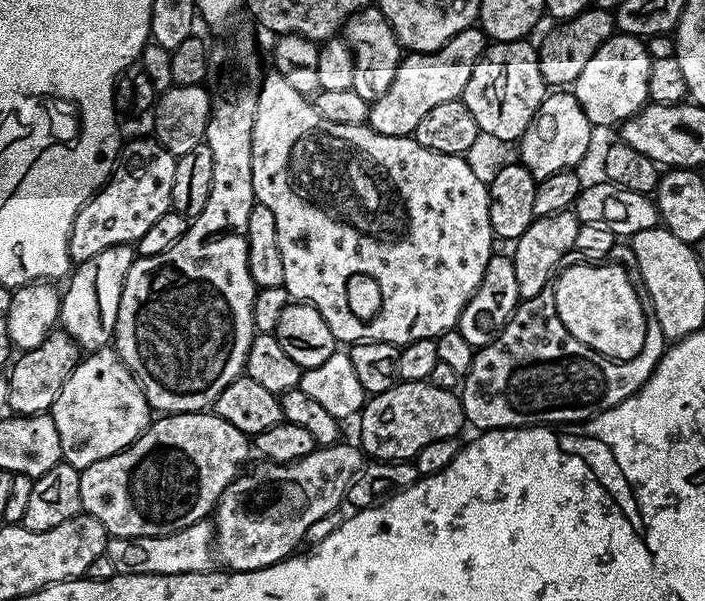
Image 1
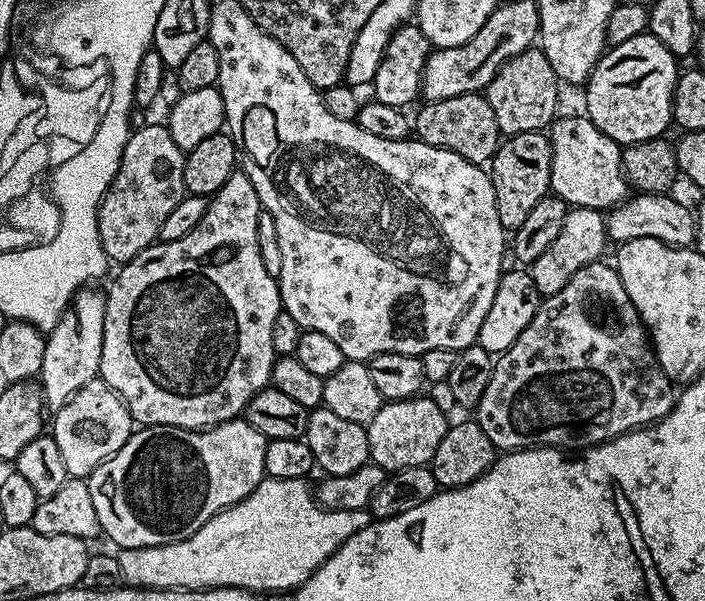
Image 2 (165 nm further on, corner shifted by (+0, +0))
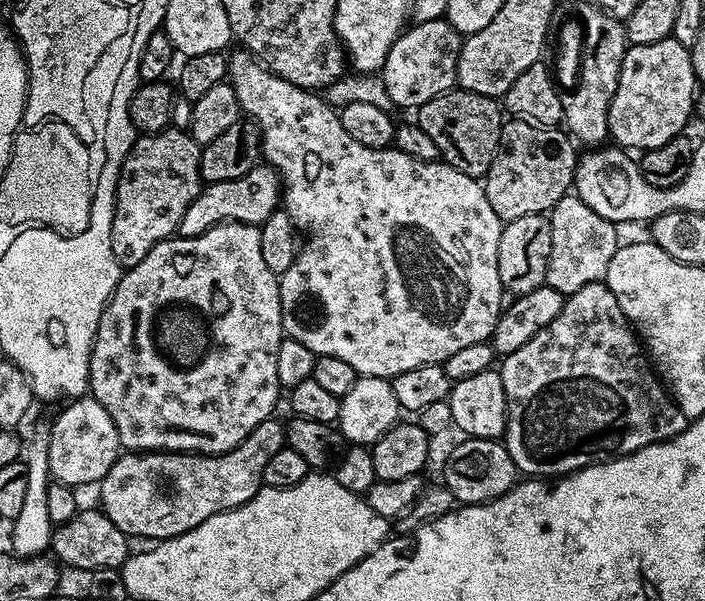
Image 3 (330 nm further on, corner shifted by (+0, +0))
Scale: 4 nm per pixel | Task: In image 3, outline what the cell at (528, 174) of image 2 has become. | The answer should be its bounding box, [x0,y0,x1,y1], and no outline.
[483,119,578,221]

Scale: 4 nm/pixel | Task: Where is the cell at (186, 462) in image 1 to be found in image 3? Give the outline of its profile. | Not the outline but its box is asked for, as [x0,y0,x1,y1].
[99,418,286,542]

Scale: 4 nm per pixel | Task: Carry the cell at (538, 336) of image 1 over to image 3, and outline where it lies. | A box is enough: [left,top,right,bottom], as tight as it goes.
[498,283,689,478]

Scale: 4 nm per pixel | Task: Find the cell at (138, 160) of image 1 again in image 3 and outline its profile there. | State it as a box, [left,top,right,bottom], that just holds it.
[110,126,202,270]

